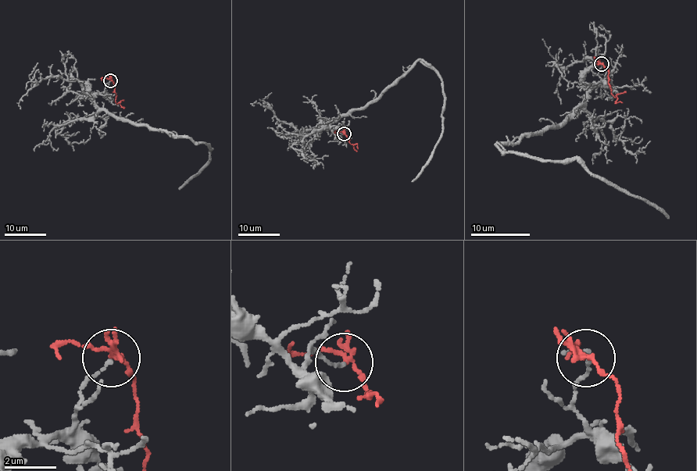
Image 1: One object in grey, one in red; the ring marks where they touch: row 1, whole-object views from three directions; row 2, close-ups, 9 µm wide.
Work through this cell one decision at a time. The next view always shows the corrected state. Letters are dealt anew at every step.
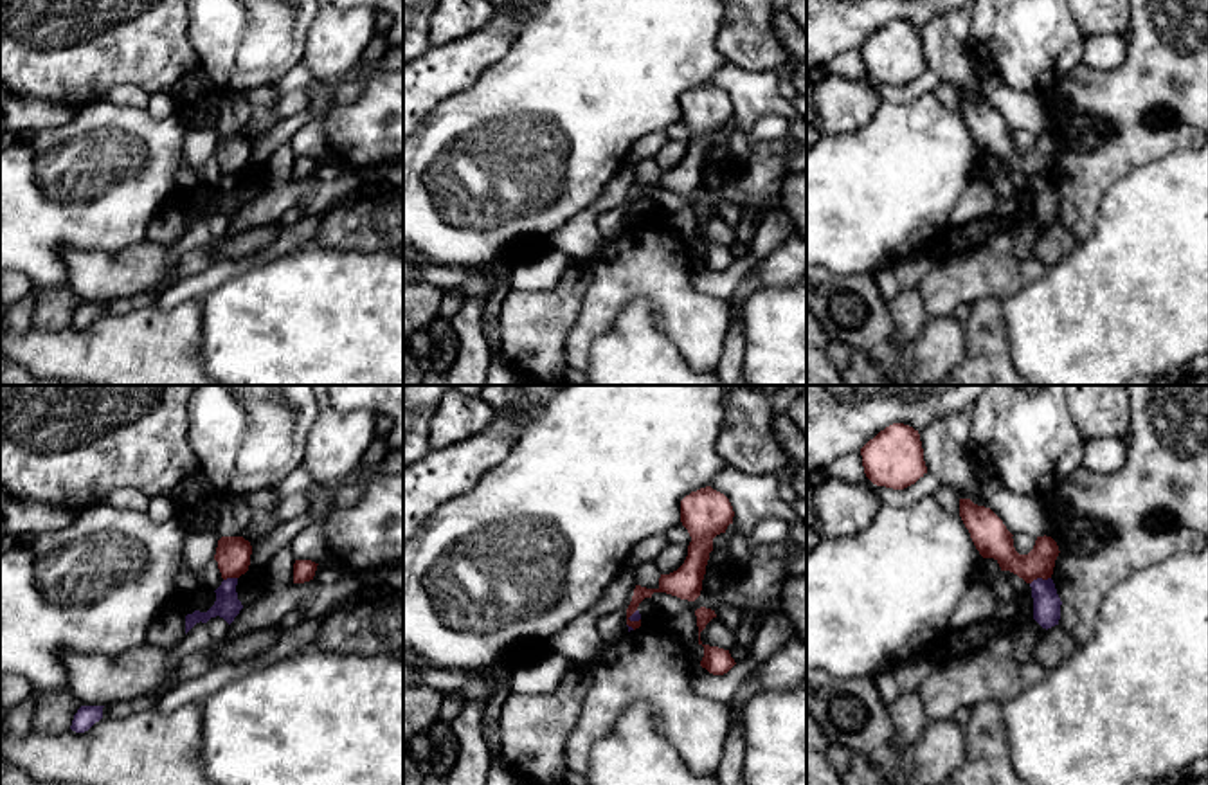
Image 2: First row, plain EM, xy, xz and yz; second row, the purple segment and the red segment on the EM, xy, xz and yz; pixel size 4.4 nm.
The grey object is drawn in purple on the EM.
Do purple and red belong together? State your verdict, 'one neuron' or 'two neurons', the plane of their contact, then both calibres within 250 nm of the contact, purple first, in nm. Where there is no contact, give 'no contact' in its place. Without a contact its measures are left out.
two neurons | yz | 130/150 nm

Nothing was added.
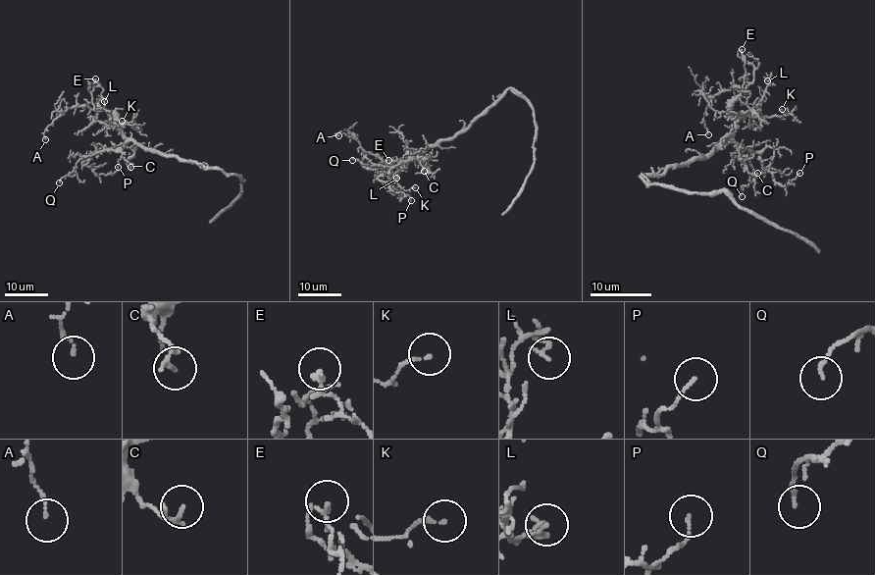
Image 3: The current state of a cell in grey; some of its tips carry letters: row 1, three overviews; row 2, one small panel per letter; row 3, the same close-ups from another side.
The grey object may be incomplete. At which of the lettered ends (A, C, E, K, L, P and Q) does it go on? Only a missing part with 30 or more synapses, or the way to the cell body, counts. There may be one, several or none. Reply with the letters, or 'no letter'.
no letter

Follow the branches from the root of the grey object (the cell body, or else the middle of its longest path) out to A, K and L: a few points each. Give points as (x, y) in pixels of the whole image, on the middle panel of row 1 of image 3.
A: (478, 118), (451, 136), (390, 162), (368, 153), (351, 136), (340, 132), (338, 135)
K: (478, 118), (451, 136), (427, 145), (402, 168), (396, 183), (402, 189), (415, 187)
L: (478, 118), (451, 136), (427, 145), (404, 165), (390, 167), (386, 171), (391, 180), (396, 178)

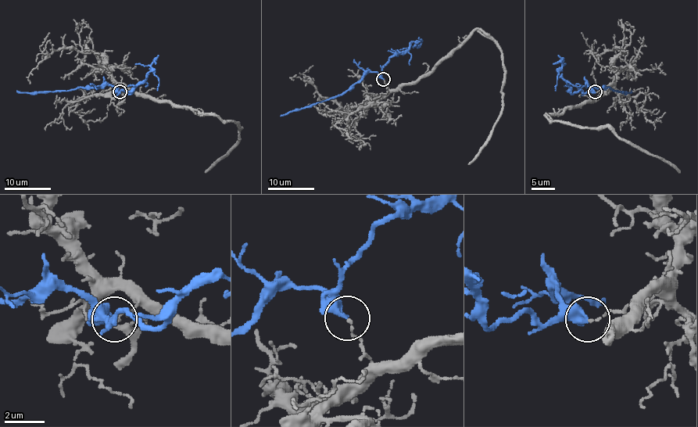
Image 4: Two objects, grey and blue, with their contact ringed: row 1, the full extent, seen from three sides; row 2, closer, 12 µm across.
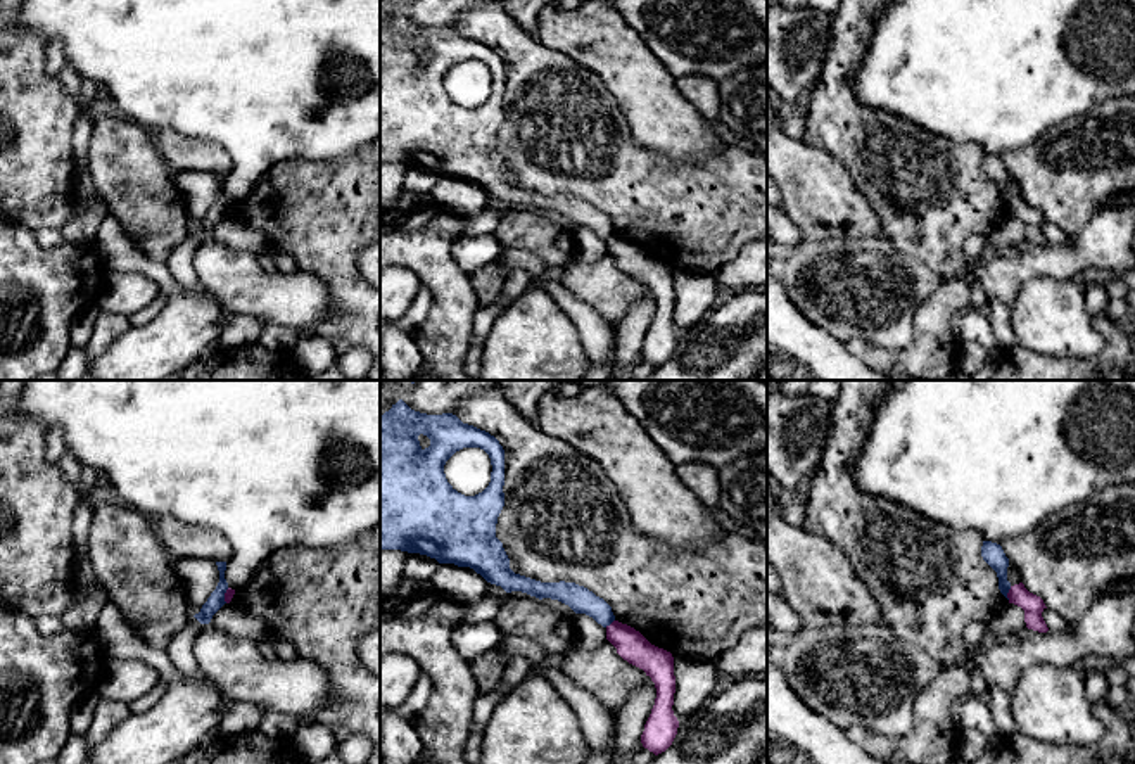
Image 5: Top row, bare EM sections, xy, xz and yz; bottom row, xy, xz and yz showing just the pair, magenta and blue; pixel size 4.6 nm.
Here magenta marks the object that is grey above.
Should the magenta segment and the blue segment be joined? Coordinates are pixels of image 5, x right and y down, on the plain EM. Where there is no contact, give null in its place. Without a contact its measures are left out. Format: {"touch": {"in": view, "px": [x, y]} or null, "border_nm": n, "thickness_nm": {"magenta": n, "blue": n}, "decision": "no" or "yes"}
{"touch": {"in": "yz", "px": [1008, 206]}, "border_nm": 70, "thickness_nm": {"magenta": 100, "blue": 100}, "decision": "no"}

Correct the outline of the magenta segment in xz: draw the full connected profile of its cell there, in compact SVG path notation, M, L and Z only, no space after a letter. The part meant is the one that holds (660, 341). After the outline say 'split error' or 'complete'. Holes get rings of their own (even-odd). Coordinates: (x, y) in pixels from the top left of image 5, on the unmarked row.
M618 233L606 239L606 252L624 273L643 282L655 296L656 311L644 337L641 356L658 368L672 358L679 341L672 323L675 306L674 270L670 264L651 258L634 240Z | complete

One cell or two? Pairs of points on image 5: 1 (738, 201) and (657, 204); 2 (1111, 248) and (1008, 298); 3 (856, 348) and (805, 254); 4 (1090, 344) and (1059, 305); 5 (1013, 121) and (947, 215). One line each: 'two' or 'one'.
1: one
2: one
3: two
4: one
5: two

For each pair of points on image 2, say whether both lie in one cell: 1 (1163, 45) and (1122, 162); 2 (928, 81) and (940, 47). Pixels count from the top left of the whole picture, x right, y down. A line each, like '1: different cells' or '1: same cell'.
1: same cell
2: different cells

